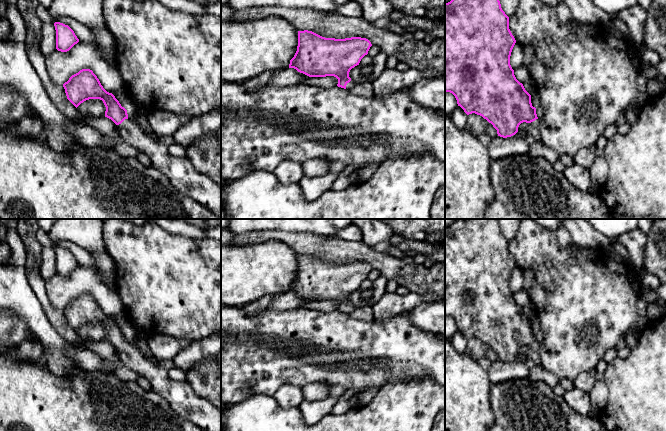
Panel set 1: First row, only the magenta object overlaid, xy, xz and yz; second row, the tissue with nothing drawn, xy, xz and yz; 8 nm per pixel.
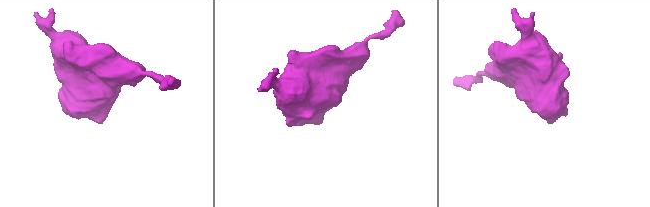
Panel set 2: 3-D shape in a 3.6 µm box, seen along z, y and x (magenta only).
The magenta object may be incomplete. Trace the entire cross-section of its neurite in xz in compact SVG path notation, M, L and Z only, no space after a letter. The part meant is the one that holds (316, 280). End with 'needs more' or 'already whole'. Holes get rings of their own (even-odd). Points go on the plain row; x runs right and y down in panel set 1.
M298 255L297 275L290 284L289 292L294 292L309 301L334 300L338 303L338 311L351 314L358 306L349 301L349 296L359 289L371 270L371 266L366 262L325 262L312 255Z; needs more

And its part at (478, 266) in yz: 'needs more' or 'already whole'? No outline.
needs more

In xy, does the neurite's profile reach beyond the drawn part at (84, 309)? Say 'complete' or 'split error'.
split error

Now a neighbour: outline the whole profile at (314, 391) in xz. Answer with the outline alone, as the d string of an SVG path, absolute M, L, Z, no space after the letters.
M310 383L302 388L303 398L308 401L320 401L329 397L331 386L325 383Z

